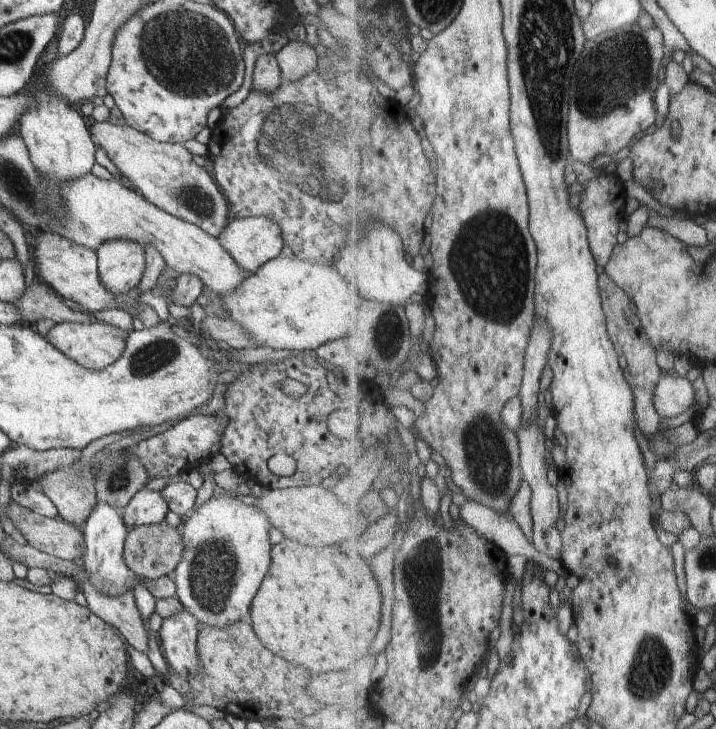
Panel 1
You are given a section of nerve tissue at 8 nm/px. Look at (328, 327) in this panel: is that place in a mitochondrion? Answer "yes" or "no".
no

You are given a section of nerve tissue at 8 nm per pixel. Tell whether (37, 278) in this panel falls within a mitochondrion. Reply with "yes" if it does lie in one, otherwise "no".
no

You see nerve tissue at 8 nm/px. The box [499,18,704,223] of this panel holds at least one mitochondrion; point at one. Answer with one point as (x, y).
(630, 40)

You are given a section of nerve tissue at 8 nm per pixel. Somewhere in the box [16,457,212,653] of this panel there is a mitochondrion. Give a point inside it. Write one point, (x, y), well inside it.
(120, 477)

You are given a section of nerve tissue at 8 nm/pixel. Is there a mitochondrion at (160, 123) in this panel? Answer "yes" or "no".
no

